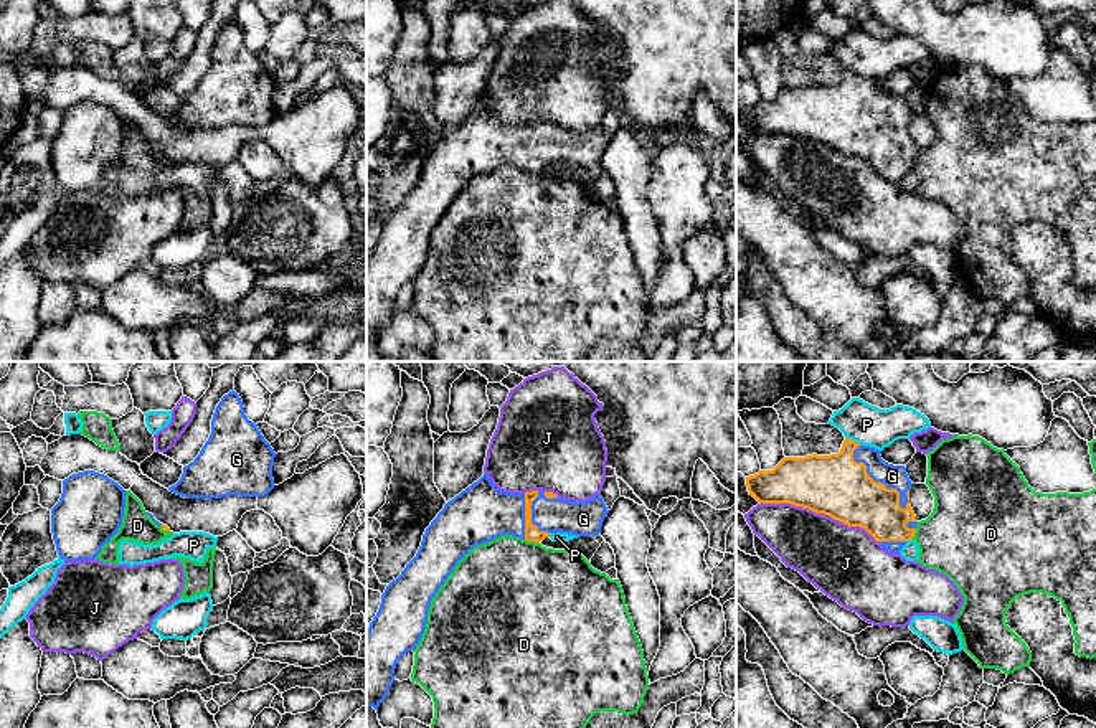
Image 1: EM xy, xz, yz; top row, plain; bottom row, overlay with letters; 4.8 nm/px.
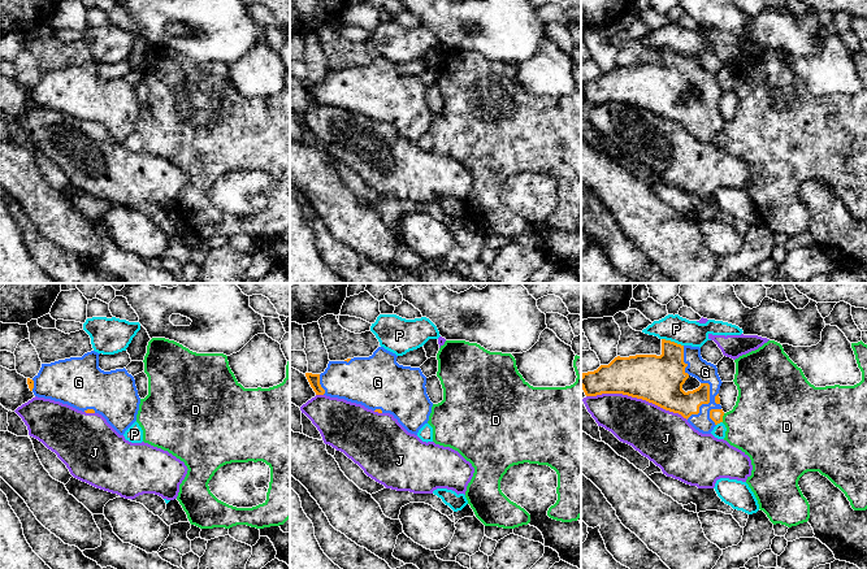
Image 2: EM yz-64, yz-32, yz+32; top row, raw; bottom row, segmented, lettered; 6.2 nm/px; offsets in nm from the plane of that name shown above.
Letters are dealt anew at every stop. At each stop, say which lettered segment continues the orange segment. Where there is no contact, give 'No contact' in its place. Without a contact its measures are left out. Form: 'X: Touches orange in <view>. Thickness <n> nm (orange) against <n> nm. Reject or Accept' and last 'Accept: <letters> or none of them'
D: Touches orange in xz. Thickness 80 nm (orange) against 480 nm. Reject
G: Touches orange in yz. Thickness 300 nm (orange) against 110 nm. Accept
J: Touches orange in yz. Thickness 300 nm (orange) against 340 nm. Reject
P: Touches orange in yz. Thickness 300 nm (orange) against 200 nm. Reject
Accept: G

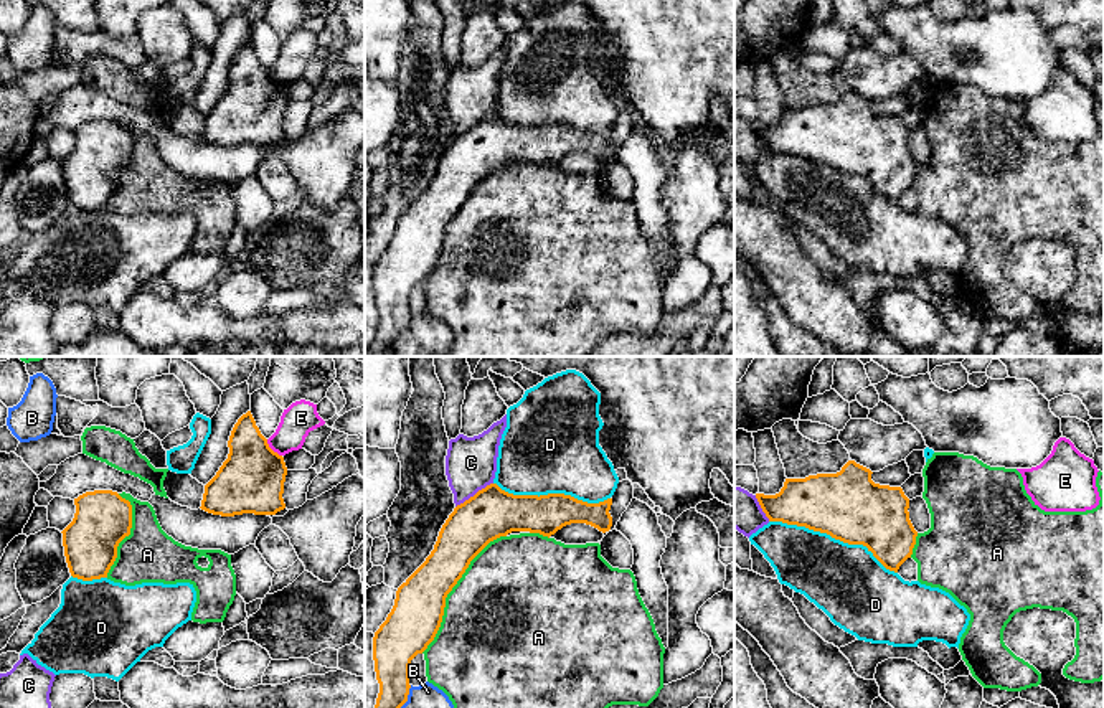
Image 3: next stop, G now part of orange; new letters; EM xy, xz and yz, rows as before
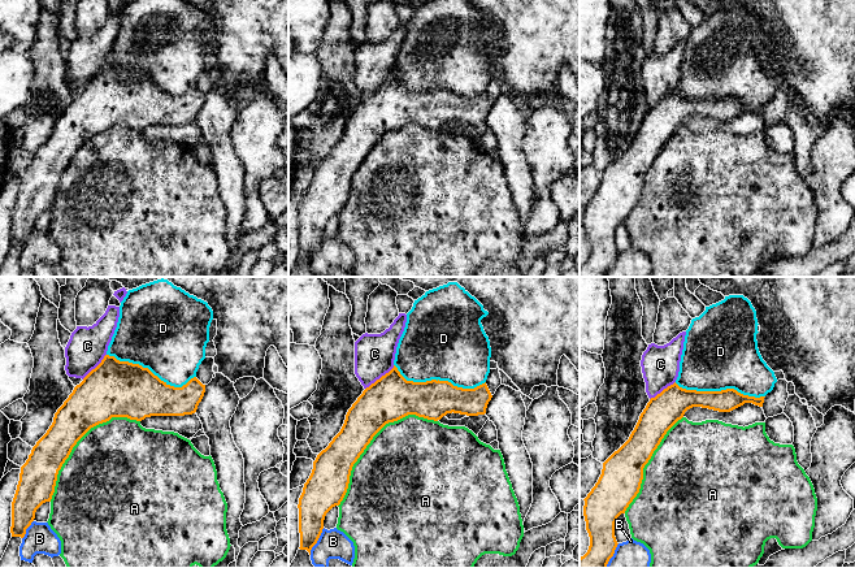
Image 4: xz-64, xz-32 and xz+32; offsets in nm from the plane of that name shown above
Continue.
A: Touches orange in xz. Thickness 260 nm (orange) against 500 nm. Reject
B: Touches orange in xz. Thickness 200 nm (orange) against 120 nm. Reject
C: Touches orange in xz. Thickness 240 nm (orange) against 260 nm. Reject
D: Touches orange in yz. Thickness 340 nm (orange) against 360 nm. Reject
E: Touches orange in xy. Thickness 320 nm (orange) against 160 nm. Reject
Accept: none of them

